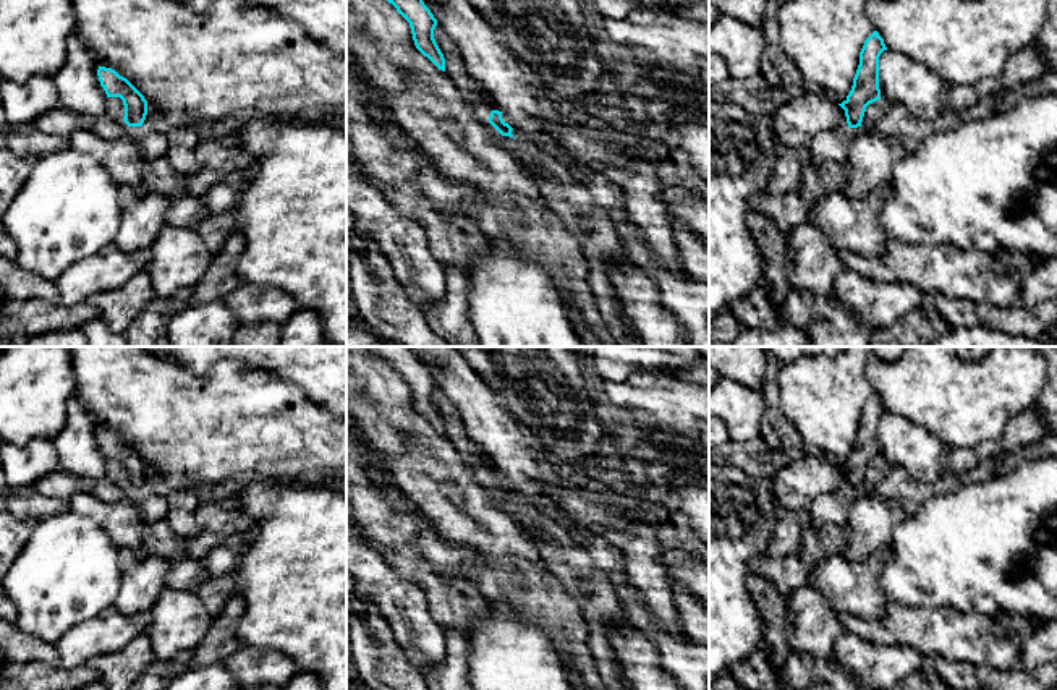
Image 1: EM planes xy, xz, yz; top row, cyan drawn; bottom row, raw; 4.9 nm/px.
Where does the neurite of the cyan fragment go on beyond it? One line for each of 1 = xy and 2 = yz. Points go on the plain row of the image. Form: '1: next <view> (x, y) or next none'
1: next none
2: next none

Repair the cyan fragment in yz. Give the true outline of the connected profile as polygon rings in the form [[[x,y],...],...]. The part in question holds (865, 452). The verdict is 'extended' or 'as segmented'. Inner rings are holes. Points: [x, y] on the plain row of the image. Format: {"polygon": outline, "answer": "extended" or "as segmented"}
{"polygon": [[[874,394],[860,415],[860,428],[847,462],[838,466],[845,473],[848,491],[861,489],[866,470],[881,462],[879,420],[887,413],[884,402]]], "answer": "as segmented"}

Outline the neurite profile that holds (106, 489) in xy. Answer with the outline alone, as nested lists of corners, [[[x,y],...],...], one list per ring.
[[[63,470],[52,471],[50,475],[37,479],[32,492],[39,492],[45,497],[70,500],[79,491],[91,494],[104,502],[118,502],[125,499],[128,488],[125,483],[117,483],[108,478],[102,479],[78,479]]]

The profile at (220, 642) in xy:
[[[235,594],[225,606],[223,612],[214,619],[209,632],[193,650],[191,667],[223,662],[238,651],[236,625],[243,615],[243,598]]]

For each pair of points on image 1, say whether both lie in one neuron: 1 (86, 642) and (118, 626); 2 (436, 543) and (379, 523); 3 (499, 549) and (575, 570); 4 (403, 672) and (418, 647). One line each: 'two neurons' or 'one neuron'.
1: one neuron
2: two neurons
3: two neurons
4: two neurons

